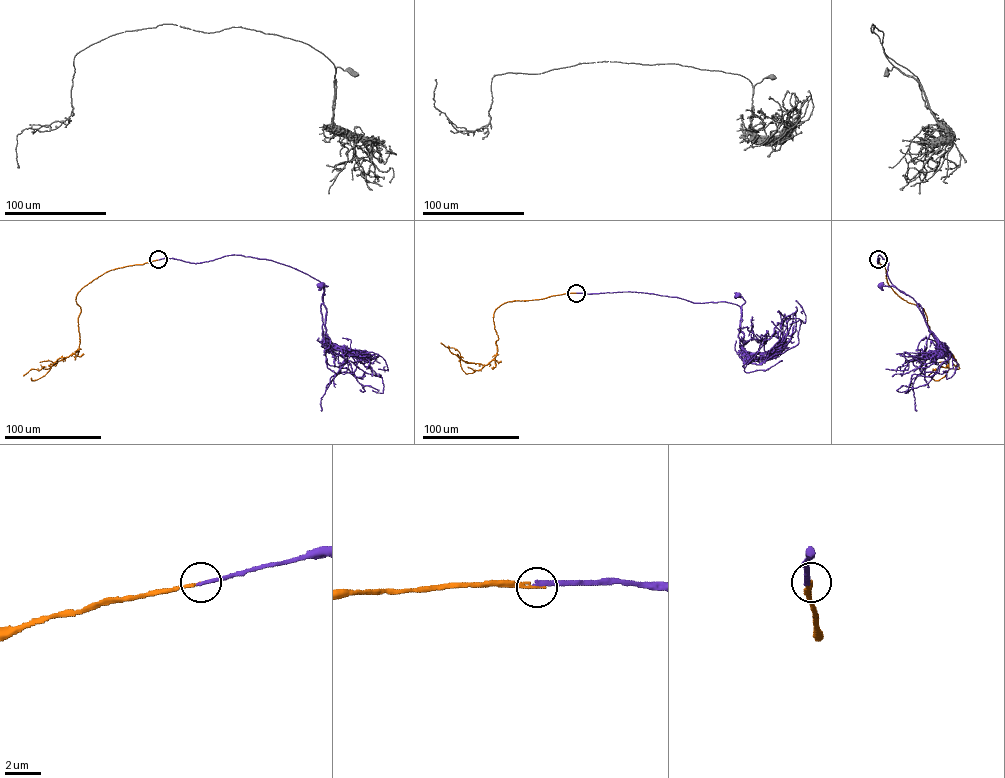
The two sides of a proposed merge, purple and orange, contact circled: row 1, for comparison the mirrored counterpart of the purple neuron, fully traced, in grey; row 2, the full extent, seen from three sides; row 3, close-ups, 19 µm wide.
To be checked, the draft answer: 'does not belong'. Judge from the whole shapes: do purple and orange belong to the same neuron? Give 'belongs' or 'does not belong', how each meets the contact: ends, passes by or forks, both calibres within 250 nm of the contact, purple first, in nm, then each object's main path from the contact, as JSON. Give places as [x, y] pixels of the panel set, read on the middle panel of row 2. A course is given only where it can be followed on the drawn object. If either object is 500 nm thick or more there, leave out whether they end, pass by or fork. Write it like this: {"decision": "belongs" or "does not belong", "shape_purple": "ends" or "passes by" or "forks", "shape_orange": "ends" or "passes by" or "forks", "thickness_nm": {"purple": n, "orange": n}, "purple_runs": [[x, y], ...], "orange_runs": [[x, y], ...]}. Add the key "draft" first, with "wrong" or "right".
{"draft": "wrong", "decision": "belongs", "shape_purple": "ends", "shape_orange": "ends", "thickness_nm": {"purple": 220, "orange": 170}, "purple_runs": [[576, 293], [630, 291], [676, 297], [694, 303], [726, 301], [739, 305], [741, 319], [745, 300], [738, 295]], "orange_runs": [[576, 293], [501, 304], [493, 315], [496, 354], [471, 373], [462, 369], [459, 352], [440, 342]]}

